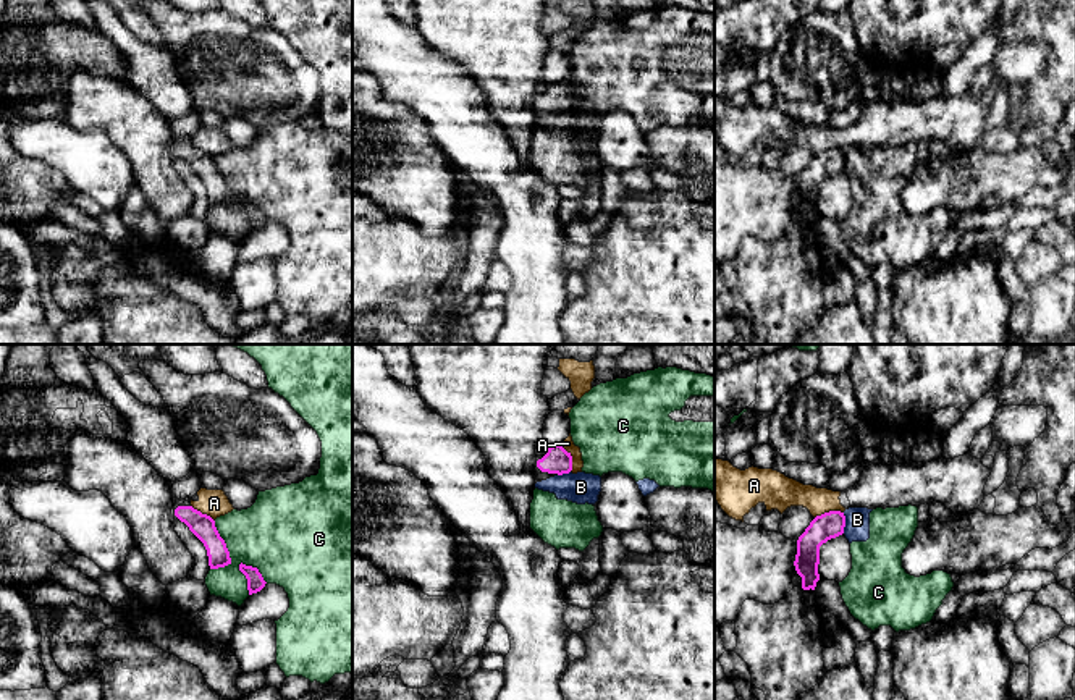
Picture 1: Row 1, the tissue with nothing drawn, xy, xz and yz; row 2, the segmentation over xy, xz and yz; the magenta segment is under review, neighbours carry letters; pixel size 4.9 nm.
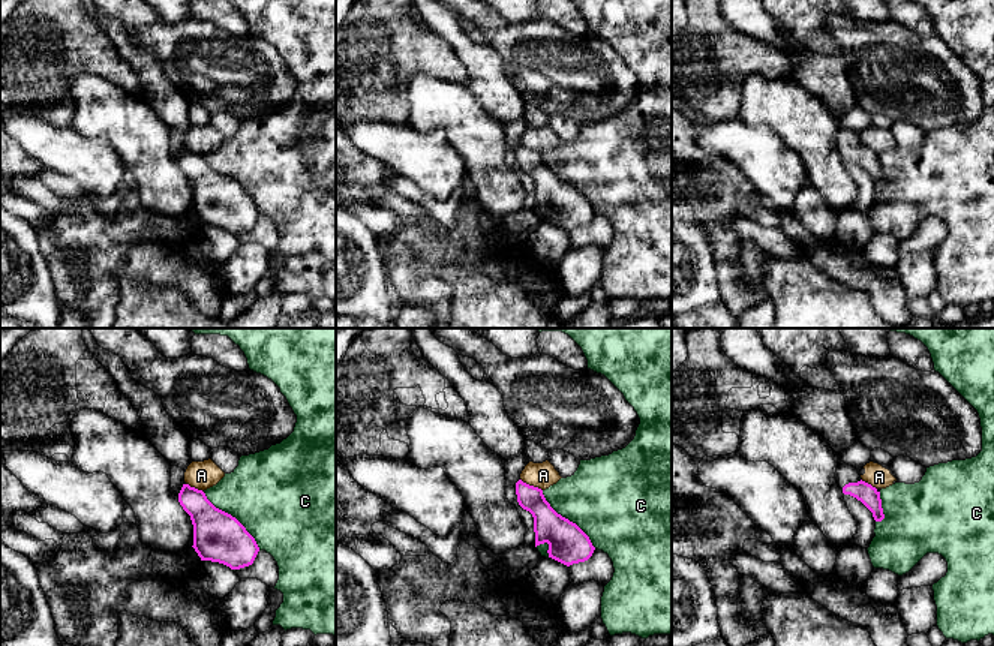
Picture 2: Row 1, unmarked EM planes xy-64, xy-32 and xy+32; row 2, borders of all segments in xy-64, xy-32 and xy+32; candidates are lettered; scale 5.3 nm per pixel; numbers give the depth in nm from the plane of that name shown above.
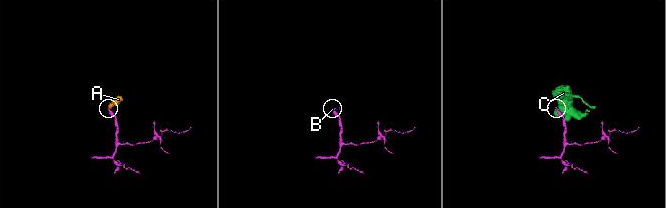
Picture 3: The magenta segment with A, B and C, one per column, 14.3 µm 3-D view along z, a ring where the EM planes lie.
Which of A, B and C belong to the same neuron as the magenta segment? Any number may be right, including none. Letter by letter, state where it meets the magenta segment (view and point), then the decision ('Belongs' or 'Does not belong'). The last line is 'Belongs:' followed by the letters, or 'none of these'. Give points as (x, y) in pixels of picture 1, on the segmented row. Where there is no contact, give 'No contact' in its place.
A: Touches magenta at xz (571, 458). Does not belong
B: Touches magenta at yz (844, 522). Does not belong
C: Touches magenta at xy (228, 552). Does not belong
Belongs: none of these

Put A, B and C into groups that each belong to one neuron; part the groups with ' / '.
A / B C

